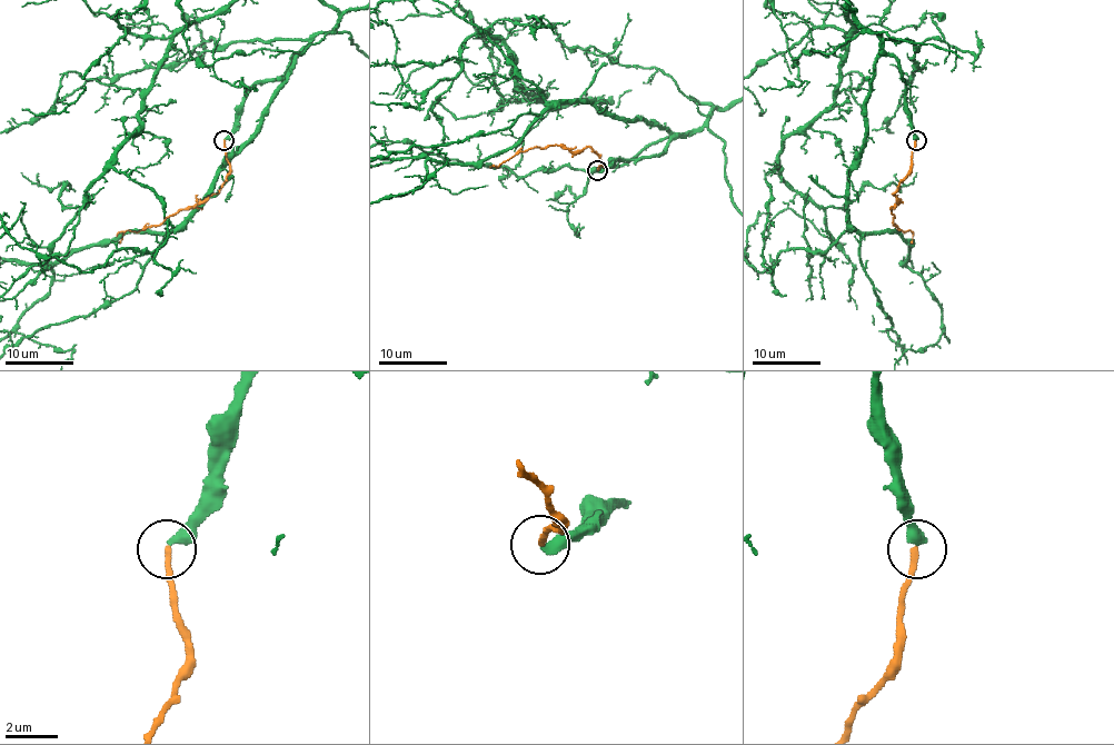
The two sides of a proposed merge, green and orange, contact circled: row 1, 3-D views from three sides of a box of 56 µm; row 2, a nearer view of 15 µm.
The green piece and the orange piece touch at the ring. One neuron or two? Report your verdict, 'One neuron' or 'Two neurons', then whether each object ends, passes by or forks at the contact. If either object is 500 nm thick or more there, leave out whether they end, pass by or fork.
Two neurons. At the ring green ends. At the ring orange ends

